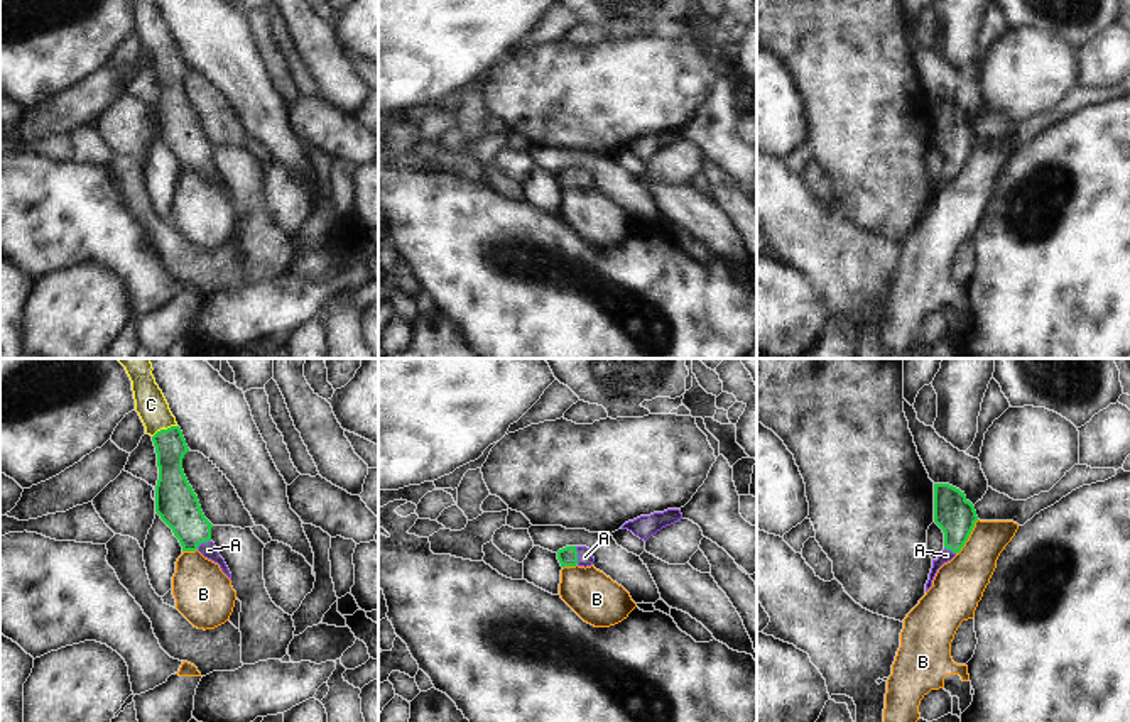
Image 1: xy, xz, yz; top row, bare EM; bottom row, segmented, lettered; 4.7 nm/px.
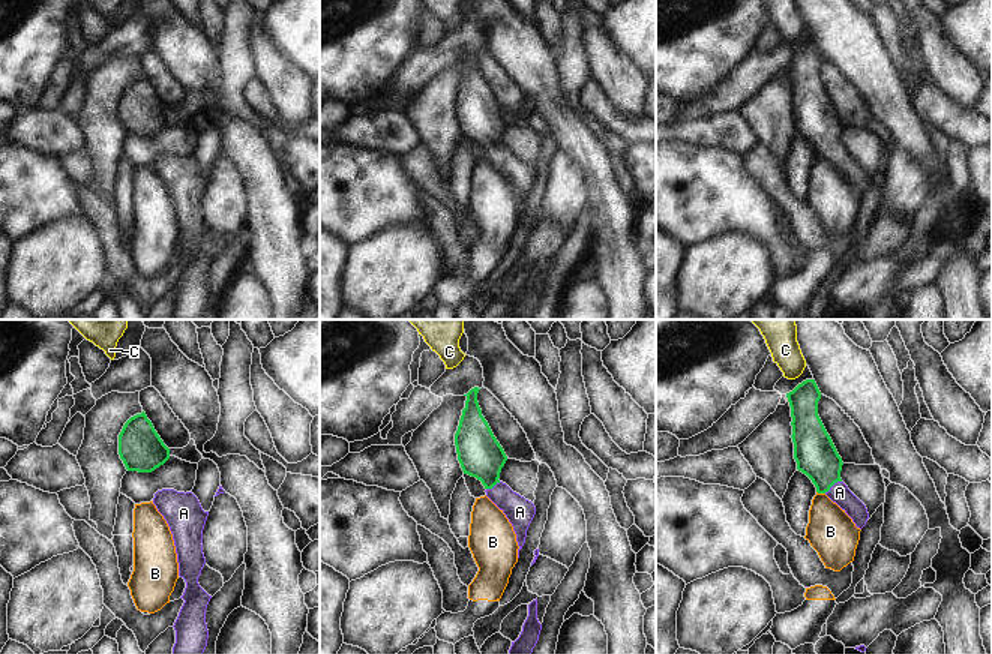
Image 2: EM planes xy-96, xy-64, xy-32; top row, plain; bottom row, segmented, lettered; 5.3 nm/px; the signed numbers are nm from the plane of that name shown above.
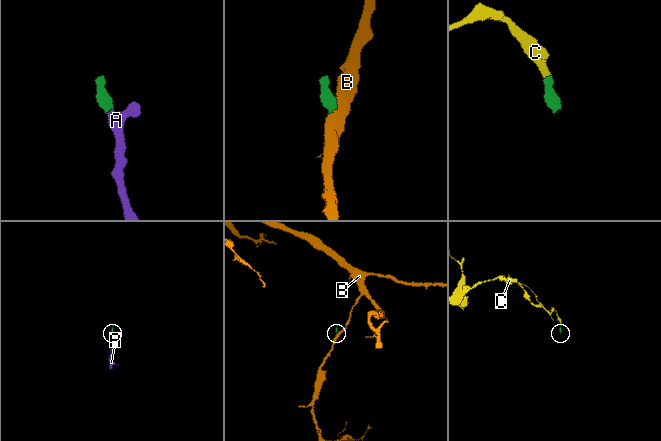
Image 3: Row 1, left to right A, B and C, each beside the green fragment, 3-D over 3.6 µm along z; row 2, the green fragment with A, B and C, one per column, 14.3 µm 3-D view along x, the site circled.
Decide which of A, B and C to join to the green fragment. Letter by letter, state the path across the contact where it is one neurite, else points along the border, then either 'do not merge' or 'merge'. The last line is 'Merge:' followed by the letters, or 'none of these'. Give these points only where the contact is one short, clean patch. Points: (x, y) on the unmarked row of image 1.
A: across xz (568, 178), (576, 176), (585, 178) | merge
B: along yz (978, 141), (968, 161), (956, 175) | do not merge
C: across xy (169, 65), (164, 51), (151, 26) | merge
Merge: A, C

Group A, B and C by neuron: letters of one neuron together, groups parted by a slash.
A C / B

